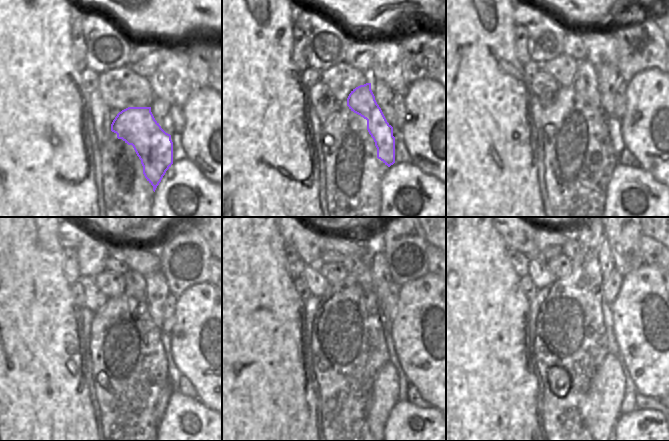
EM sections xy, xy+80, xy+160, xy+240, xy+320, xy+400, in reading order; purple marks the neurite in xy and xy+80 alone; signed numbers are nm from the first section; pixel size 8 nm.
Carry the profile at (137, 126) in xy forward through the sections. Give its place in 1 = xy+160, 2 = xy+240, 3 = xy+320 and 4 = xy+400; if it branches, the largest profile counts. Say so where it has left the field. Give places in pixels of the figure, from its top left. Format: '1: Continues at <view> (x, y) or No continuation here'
1: Continues at xy+160 (585, 83)
2: Continues at xy+240 (135, 286)
3: Continues at xy+320 (348, 261)
4: Continues at xy+400 (569, 249)

